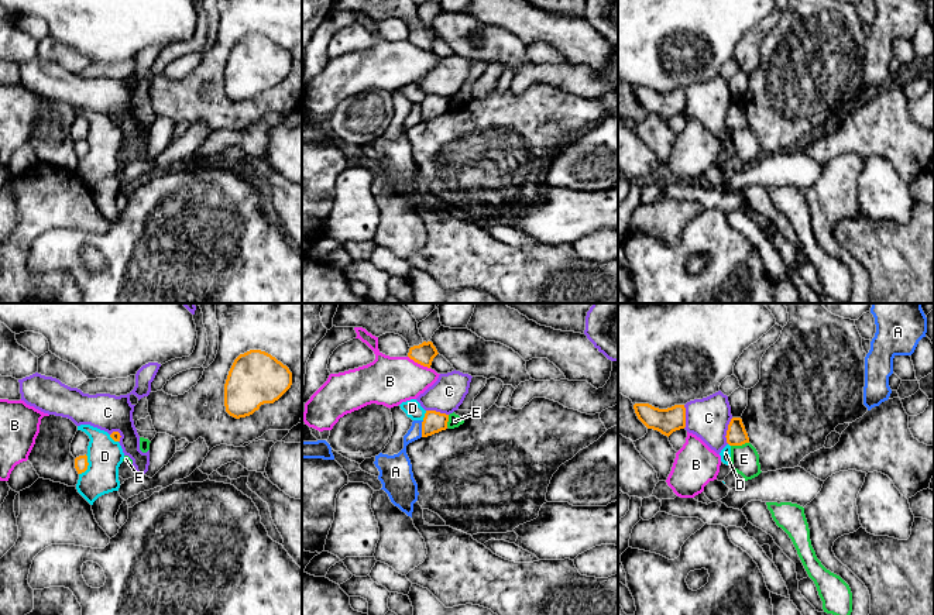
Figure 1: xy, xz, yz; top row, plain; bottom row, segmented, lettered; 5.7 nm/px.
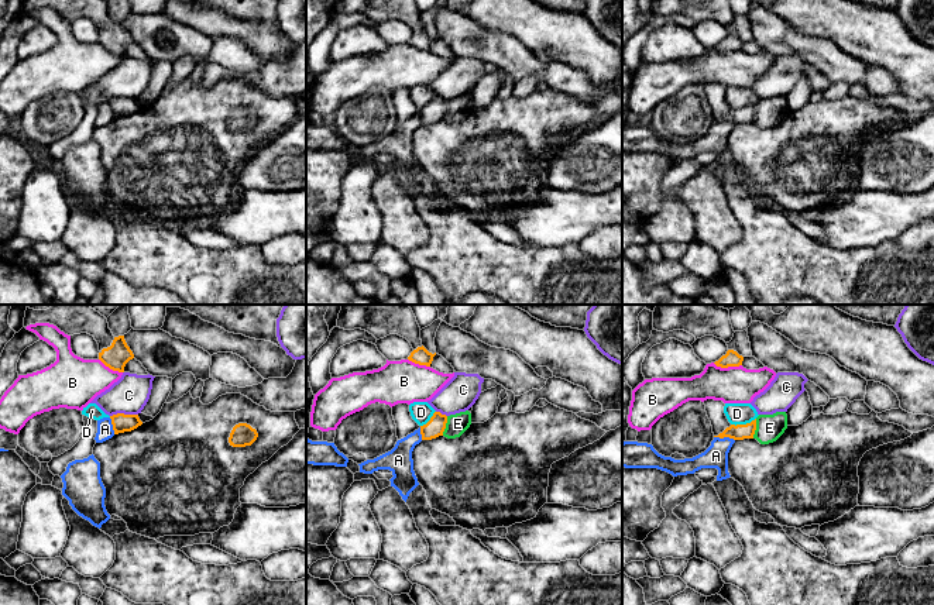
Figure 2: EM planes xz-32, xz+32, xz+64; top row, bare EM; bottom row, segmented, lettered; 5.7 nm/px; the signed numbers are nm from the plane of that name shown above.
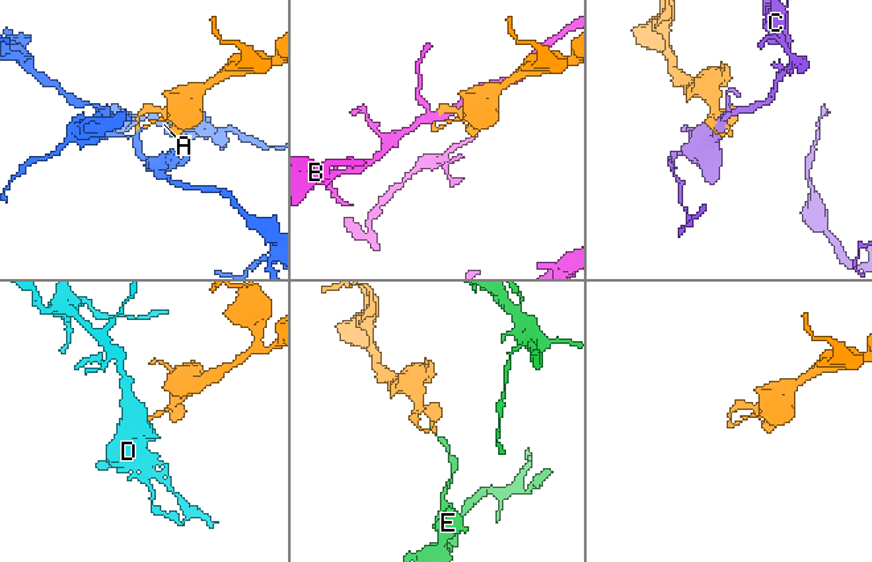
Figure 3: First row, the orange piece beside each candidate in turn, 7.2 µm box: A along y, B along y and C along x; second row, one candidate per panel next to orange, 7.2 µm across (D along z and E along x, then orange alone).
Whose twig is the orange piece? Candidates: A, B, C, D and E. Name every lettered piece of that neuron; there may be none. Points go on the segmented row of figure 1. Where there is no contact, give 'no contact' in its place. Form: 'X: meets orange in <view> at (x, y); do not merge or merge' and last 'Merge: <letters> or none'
A: meets orange in xz at (422, 429); do not merge
B: meets orange in xz at (419, 363); do not merge
C: meets orange in yz at (727, 430); do not merge
D: meets orange in xy at (86, 466); do not merge
E: meets orange in yz at (740, 445); do not merge
Merge: none

